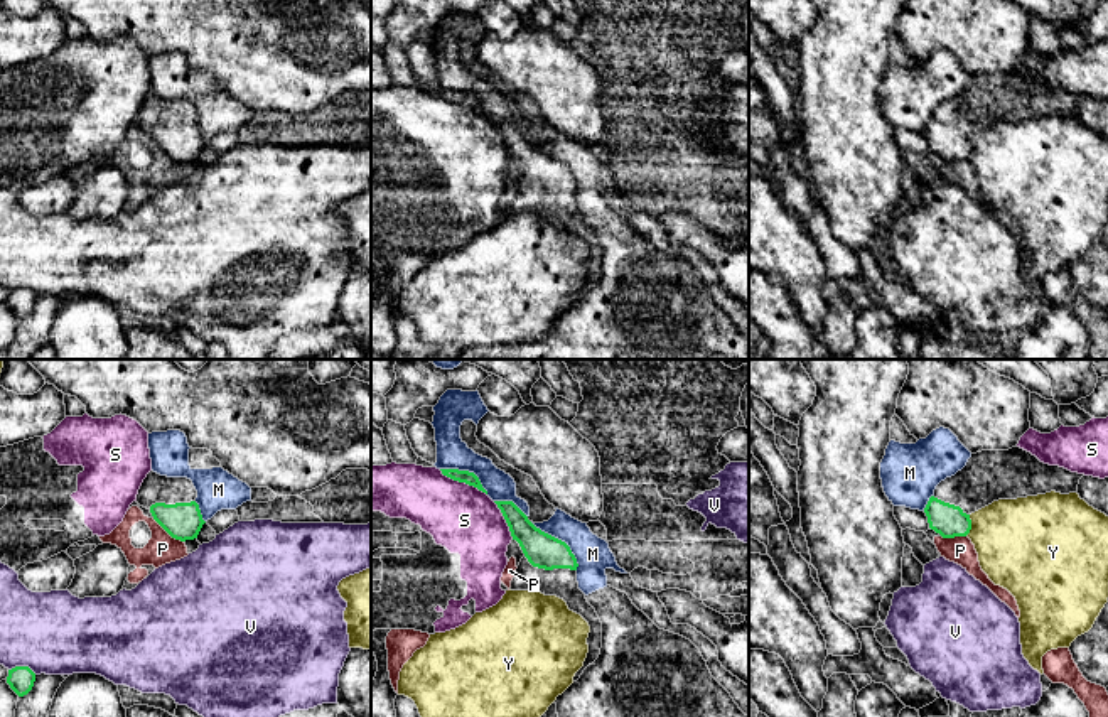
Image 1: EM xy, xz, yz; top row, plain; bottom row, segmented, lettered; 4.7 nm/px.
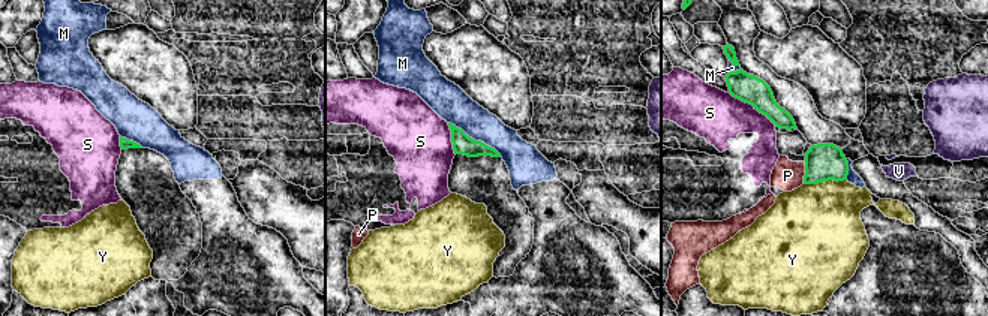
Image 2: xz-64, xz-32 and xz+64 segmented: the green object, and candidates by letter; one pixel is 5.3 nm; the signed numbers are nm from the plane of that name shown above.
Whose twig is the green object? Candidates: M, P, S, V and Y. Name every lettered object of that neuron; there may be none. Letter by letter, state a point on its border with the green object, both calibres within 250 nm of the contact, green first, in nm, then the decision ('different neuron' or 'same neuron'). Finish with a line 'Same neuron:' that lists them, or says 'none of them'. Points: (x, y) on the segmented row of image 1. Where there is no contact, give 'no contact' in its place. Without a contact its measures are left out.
M: xz (560, 540) | 160/170 nm | different neuron
P: xy (167, 532) | 180/150 nm | different neuron
S: xz (462, 481) | 60/320 nm | different neuron
V: xy (22, 667) | 130/400 nm | different neuron
Y: yz (970, 525) | 160/420 nm | different neuron
Same neuron: none of them

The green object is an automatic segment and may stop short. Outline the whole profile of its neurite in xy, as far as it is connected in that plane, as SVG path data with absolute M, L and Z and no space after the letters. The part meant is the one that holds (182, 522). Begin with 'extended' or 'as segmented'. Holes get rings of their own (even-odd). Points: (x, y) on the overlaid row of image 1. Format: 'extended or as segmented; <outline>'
extended; M150 471L138 489L137 503L147 508L172 538L186 542L197 538L206 523L196 498L191 479Z

